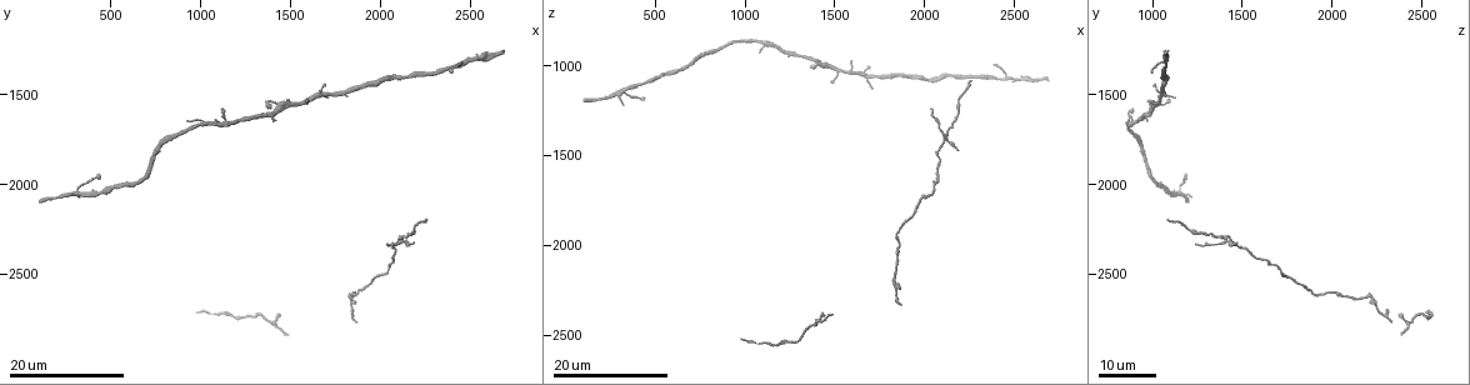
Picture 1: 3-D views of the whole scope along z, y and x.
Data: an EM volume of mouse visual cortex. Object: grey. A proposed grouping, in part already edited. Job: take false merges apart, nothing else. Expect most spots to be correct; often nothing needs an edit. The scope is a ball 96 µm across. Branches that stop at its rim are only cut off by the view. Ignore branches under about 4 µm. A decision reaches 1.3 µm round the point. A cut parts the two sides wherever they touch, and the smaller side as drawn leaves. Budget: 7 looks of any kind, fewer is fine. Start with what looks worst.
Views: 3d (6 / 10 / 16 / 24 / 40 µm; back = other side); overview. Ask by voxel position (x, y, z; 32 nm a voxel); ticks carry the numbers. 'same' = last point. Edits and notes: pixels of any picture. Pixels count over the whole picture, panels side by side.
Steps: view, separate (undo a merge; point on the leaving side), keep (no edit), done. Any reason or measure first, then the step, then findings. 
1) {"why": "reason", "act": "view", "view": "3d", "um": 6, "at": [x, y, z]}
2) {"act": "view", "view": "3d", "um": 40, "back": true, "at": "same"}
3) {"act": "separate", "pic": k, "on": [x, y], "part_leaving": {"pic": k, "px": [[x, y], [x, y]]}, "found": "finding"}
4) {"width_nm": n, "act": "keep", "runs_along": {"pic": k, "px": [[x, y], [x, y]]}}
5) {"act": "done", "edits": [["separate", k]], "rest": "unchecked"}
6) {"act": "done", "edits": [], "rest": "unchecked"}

{"why": "thin arm on a thick one", "act": "view", "view": "3d", "um": 24, "at": [2120, 2300, 1400]}

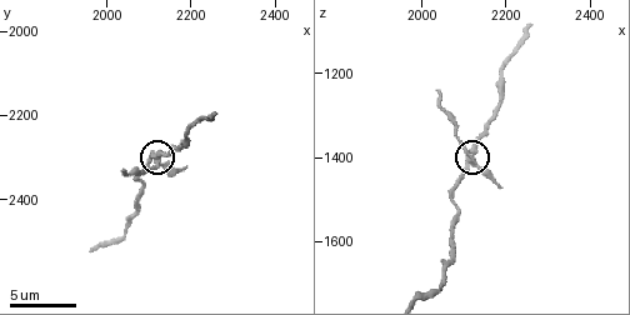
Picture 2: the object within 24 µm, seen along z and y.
{"why": "zoom in", "act": "view", "view": "3d", "um": 6, "at": "same"}

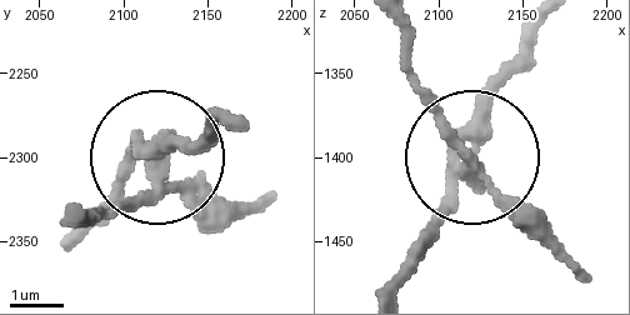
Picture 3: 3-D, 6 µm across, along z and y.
{"why": "other side", "act": "view", "view": "3d", "um": 6, "back": true, "at": [2120, 2302, 1408]}

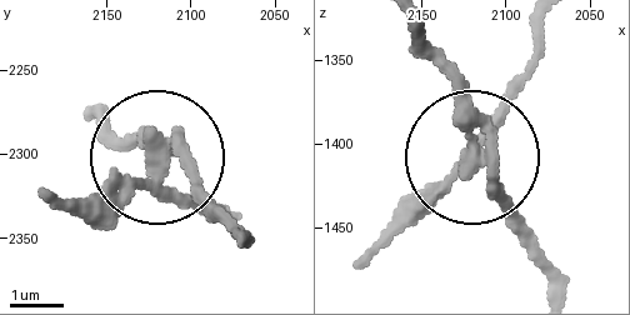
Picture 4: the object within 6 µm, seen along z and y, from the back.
{"act": "separate", "pic": 4, "on": [100, 188], "found": "a second cell is stuck on"}

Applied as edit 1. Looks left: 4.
{"why": "thin arm on a thick one", "act": "view", "view": "3d", "um": 24, "at": [320, 2040, 1140]}

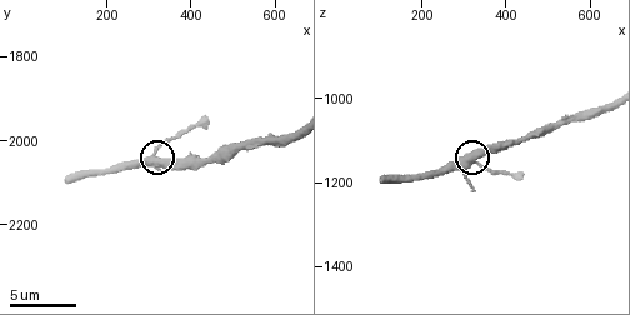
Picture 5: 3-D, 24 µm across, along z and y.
{"why": "zoom in", "act": "view", "view": "3d", "um": 10, "at": "same"}

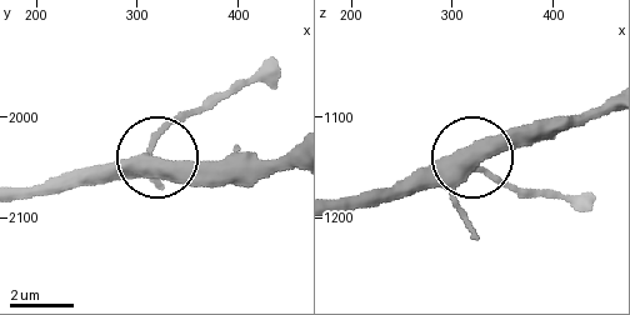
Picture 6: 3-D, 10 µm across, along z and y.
{"arms": 4, "act": "keep", "runs_along": {"pic": 6, "px": [[290, 154], [155, 156], [161, 135], [206, 98]]}, "found": "all the same cell"}

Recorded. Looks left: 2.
{"act": "view", "view": "3d", "um": 16, "at": [2120, 1420, 1040]}

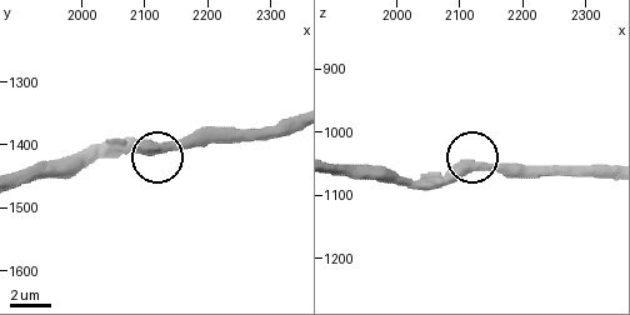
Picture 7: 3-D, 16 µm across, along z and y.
{"act": "view", "view": "3d", "um": 10, "at": [2120, 1405, 1045]}

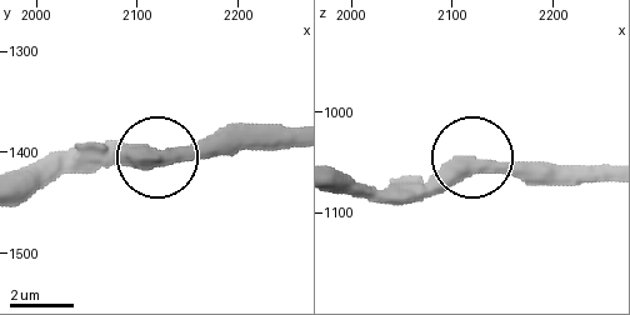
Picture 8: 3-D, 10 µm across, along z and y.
{"act": "keep", "found": "all the same cell"}

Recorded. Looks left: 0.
{"act": "done", "edits": [["separate", 4]], "rest": "unchecked"}

